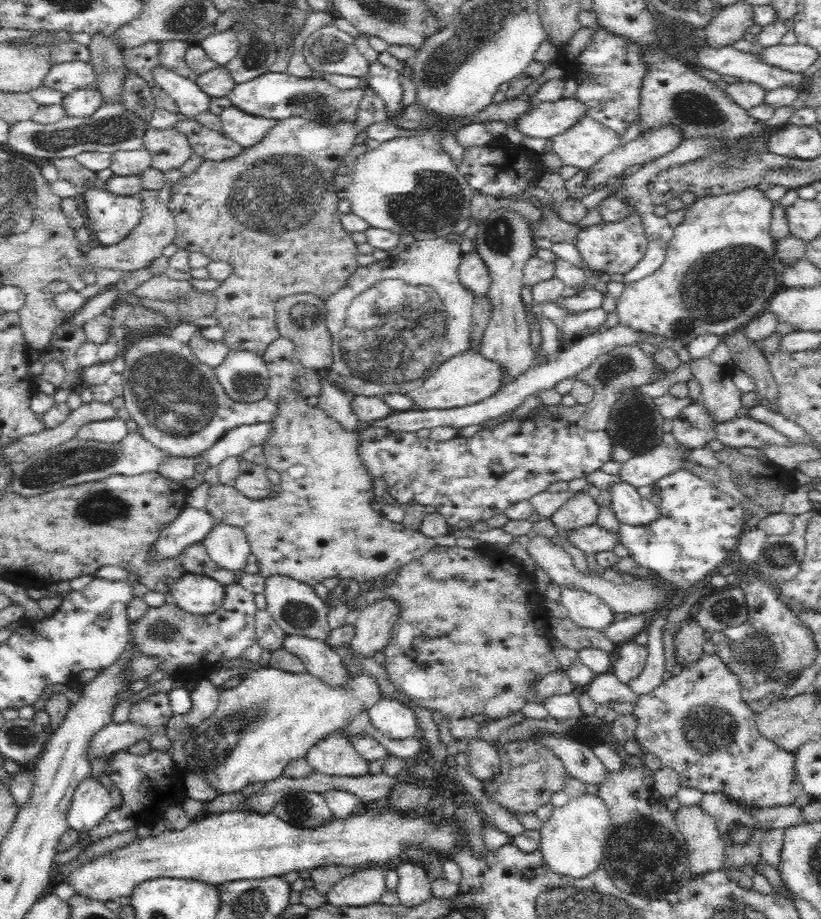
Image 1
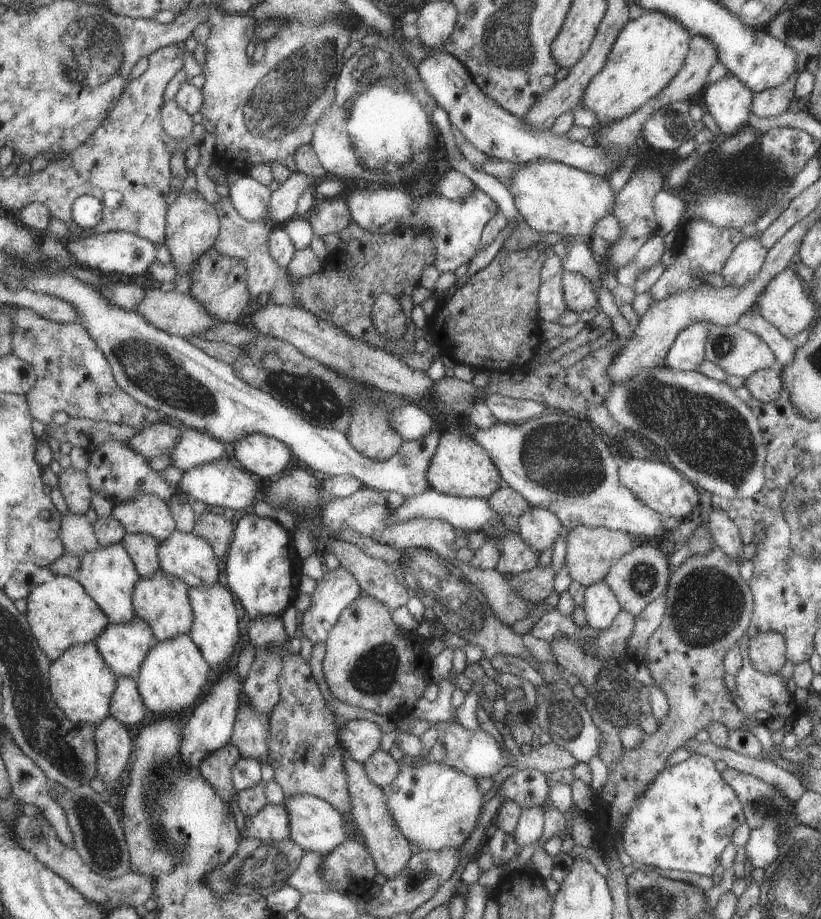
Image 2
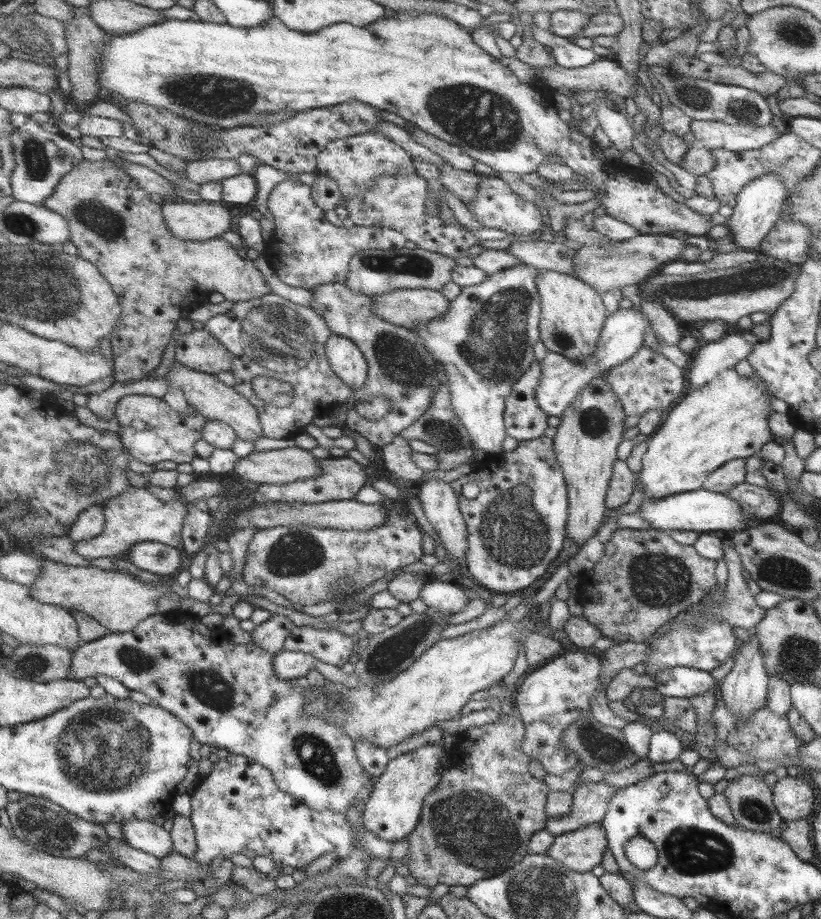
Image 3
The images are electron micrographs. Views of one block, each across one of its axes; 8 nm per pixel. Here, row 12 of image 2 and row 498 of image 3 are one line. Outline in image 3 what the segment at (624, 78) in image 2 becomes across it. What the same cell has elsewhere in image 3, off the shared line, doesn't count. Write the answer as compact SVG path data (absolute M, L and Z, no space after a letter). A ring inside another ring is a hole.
M734 368L725 369L720 373L716 372L715 375L706 381L706 384L703 384L700 388L694 389L688 394L684 394L684 396L670 408L664 420L658 428L658 430L652 434L650 438L650 442L647 448L647 453L644 454L642 458L642 469L637 475L638 480L640 480L640 484L642 484L642 492L644 493L644 500L660 500L661 498L666 498L667 496L672 496L673 494L682 494L684 492L692 492L698 490L704 486L707 478L711 473L714 473L715 470L718 470L723 465L727 465L728 462L736 461L737 459L746 459L750 456L757 456L763 445L768 442L777 442L774 434L771 433L771 429L769 426L769 420L767 420L767 416L769 415L772 408L770 407L769 392L767 392L767 388L765 388L765 384L757 377L755 374L752 376L754 378L748 379L748 377L741 377L734 370Z

